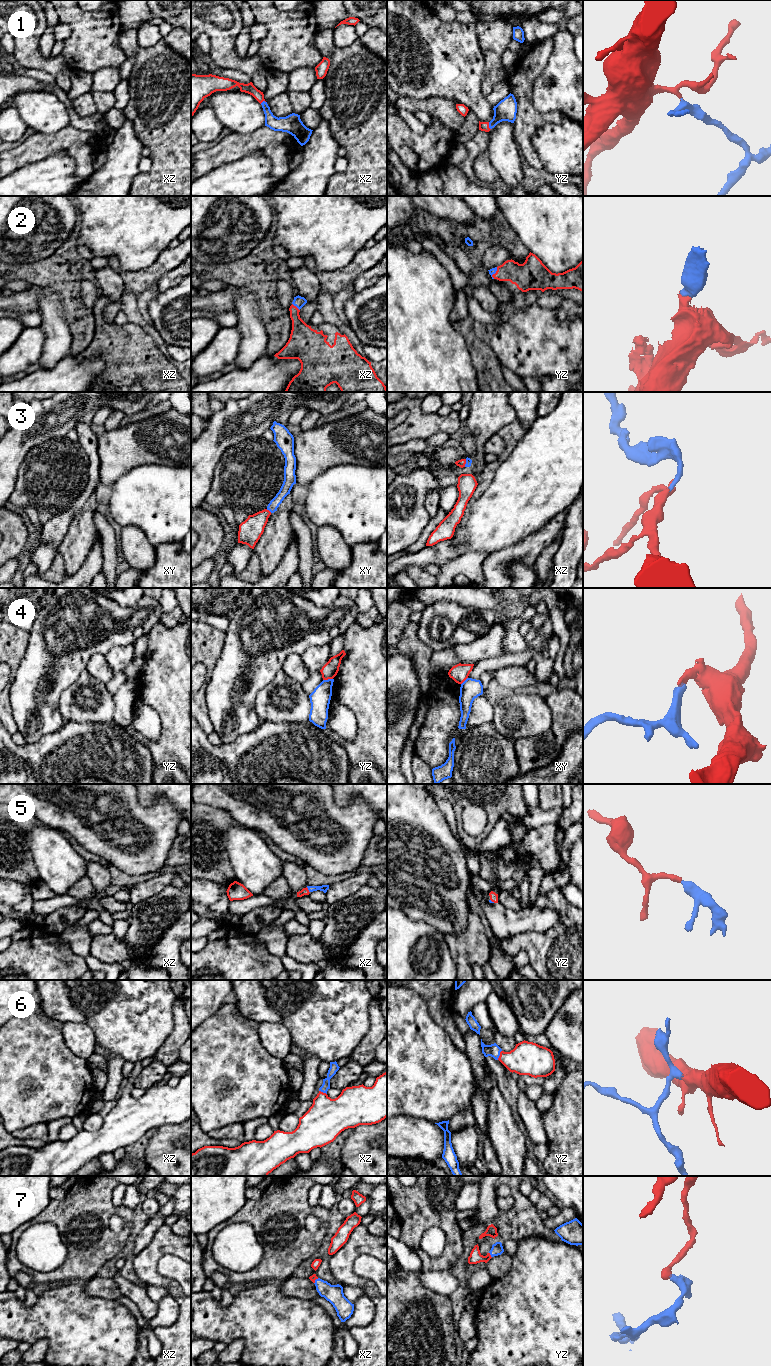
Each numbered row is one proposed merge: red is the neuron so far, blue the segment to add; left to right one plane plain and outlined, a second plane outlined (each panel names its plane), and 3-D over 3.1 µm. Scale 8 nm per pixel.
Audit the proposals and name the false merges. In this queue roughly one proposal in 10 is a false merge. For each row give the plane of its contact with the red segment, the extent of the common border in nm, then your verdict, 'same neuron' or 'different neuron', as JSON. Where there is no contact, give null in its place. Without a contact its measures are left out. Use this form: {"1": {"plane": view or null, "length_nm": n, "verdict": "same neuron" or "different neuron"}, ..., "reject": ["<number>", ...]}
{"1": {"plane": "yz", "length_nm": 70, "verdict": "same neuron"}, "2": {"plane": "xz", "length_nm": 90, "verdict": "same neuron"}, "3": {"plane": "xy", "length_nm": 50, "verdict": "same neuron"}, "4": {"plane": "yz", "length_nm": 80, "verdict": "different neuron"}, "5": {"plane": "xz", "length_nm": 50, "verdict": "same neuron"}, "6": {"plane": "yz", "length_nm": 90, "verdict": "same neuron"}, "7": {"plane": "yz", "length_nm": 50, "verdict": "same neuron"}, "reject": ["4"]}

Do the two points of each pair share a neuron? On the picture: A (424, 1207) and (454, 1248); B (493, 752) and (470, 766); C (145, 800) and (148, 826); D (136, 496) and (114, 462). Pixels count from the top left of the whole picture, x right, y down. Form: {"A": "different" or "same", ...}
{"A": "same", "B": "same", "C": "different", "D": "different"}

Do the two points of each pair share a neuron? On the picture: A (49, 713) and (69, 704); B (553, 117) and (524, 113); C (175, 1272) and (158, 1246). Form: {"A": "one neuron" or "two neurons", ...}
{"A": "two neurons", "B": "one neuron", "C": "two neurons"}

